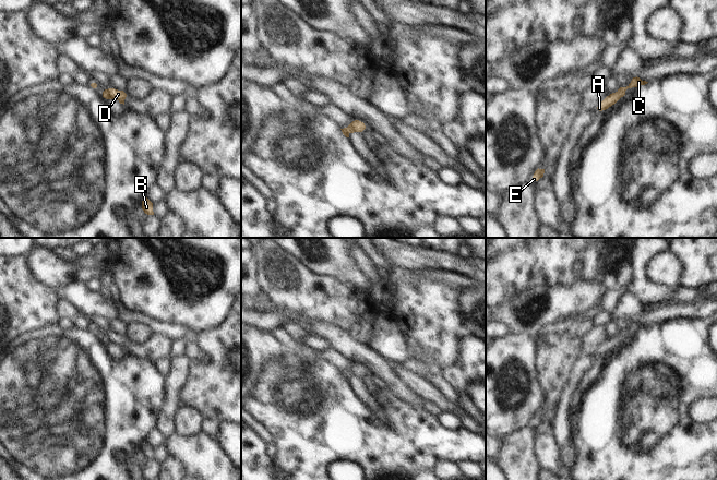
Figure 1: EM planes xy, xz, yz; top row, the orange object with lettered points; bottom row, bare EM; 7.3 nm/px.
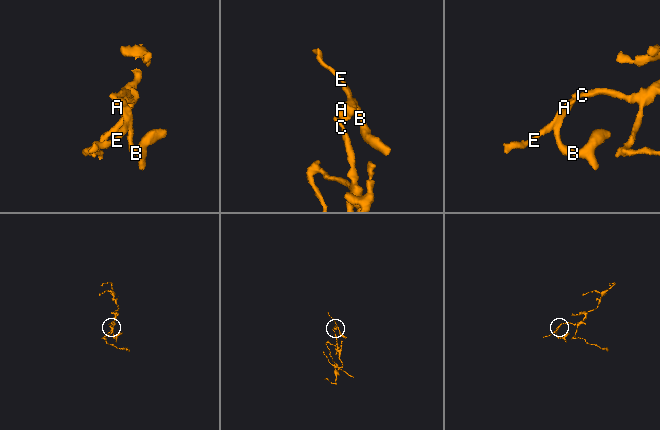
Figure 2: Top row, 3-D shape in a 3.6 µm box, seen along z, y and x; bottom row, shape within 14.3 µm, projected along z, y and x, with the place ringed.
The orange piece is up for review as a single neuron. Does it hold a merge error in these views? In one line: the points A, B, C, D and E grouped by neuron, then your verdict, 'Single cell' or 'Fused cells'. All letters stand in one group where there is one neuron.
Groups: A B C D E. Single cell.

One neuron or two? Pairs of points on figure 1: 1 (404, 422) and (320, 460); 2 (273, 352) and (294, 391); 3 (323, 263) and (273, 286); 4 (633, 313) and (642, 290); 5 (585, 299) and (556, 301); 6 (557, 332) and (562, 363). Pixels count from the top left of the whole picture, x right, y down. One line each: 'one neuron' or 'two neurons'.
1: one neuron
2: two neurons
3: two neurons
4: two neurons
5: one neuron
6: one neuron

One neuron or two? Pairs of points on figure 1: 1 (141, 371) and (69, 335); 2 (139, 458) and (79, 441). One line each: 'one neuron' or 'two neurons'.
1: one neuron
2: two neurons

